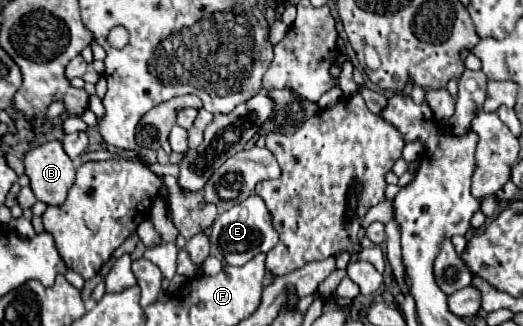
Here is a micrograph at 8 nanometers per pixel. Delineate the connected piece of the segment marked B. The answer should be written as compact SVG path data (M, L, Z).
M53 140L29 150L23 162L37 200L47 206L61 206L75 180L75 166L61 142Z

